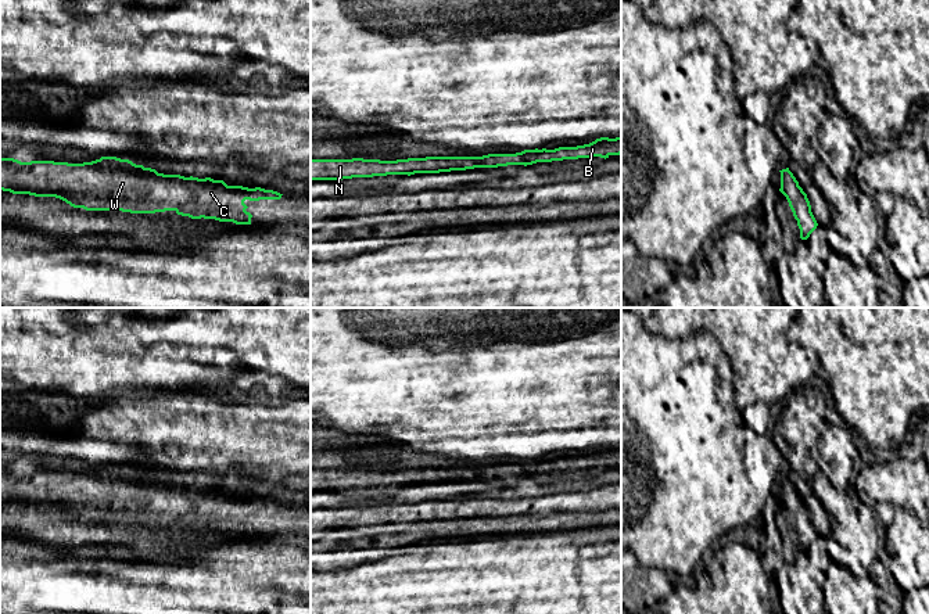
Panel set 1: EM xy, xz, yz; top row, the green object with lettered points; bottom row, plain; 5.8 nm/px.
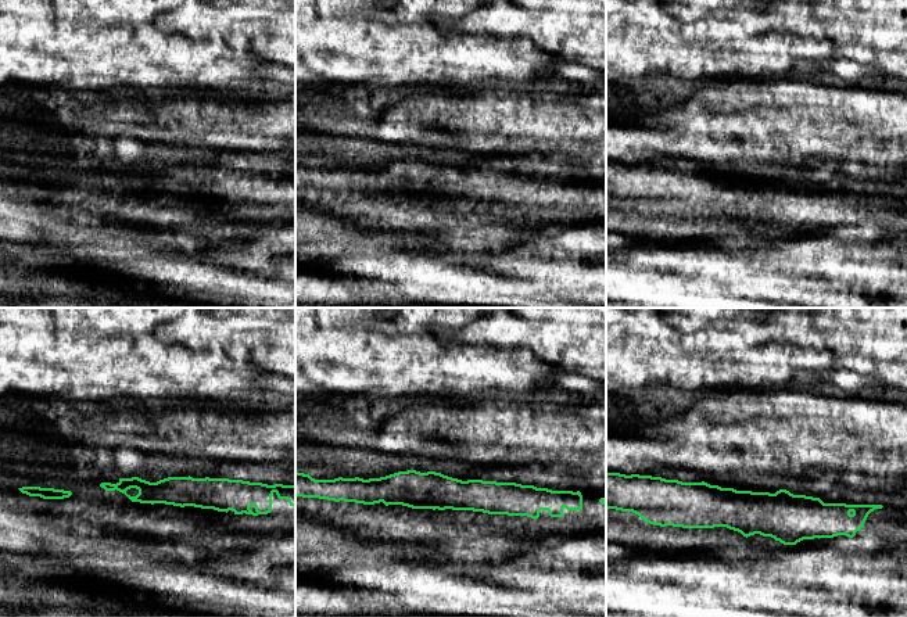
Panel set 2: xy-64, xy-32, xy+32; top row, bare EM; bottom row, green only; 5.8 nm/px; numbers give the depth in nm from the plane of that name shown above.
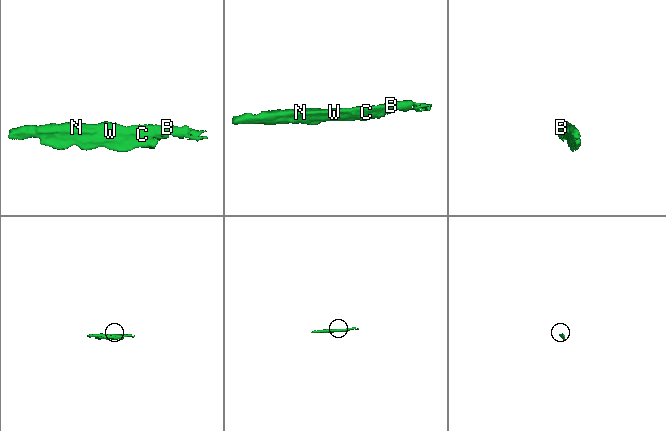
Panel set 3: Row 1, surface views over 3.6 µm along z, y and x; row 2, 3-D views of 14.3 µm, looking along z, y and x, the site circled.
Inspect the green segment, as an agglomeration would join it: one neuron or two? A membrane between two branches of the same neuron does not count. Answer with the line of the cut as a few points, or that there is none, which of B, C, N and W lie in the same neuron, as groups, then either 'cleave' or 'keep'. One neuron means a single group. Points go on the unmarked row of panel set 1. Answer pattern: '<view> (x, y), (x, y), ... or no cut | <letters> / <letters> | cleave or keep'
no cut | B C N W | keep

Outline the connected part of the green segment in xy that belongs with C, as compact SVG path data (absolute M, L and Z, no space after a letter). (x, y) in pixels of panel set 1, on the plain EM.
M116 467L83 474L0 468L0 500L55 507L86 521L175 521L191 529L236 535L251 535L245 510L280 510L283 506L261 498L227 496L211 488L164 485Z

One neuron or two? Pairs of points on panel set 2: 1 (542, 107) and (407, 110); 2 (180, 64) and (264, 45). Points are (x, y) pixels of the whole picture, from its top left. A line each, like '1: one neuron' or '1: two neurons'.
1: one neuron
2: two neurons

